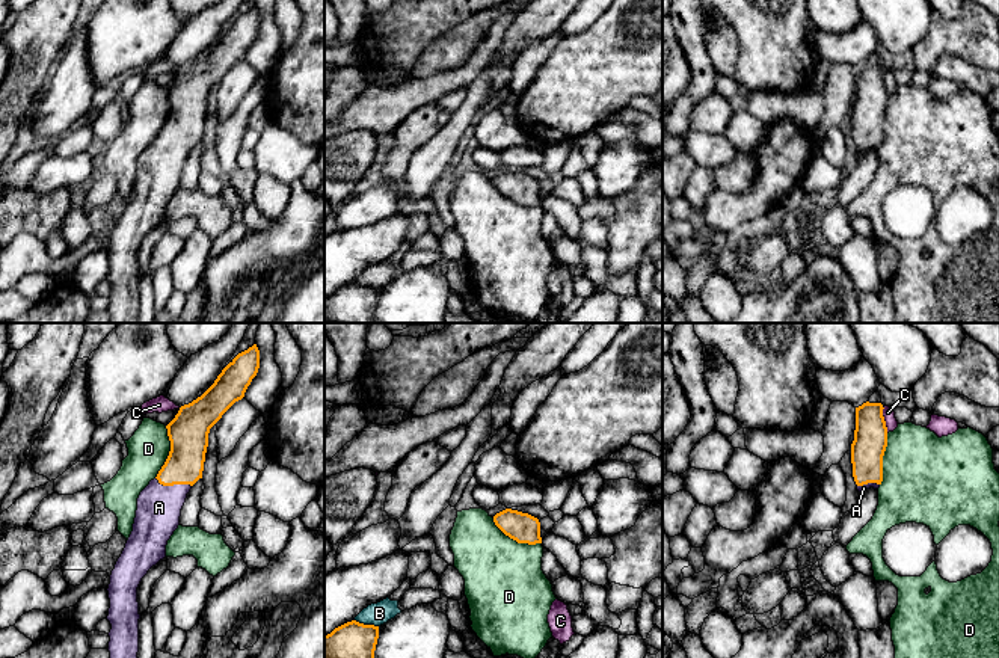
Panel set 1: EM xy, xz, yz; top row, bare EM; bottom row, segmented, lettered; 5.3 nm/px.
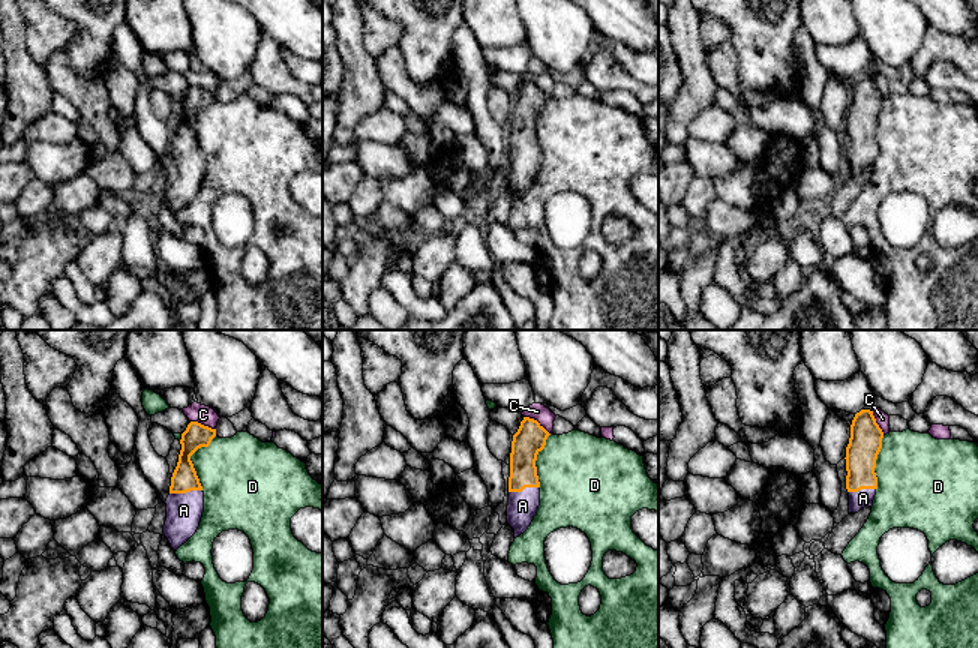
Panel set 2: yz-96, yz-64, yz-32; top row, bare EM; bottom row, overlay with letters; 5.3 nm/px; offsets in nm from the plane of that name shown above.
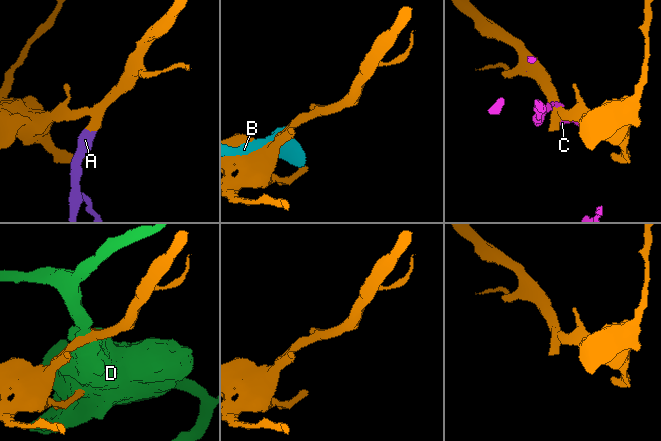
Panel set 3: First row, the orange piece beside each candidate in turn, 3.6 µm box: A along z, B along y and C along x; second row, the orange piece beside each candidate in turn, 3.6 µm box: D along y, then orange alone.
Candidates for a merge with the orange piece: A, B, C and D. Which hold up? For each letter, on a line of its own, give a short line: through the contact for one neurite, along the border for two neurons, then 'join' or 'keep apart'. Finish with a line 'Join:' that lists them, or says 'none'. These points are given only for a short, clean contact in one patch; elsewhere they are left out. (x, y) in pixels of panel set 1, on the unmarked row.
A: line xy (189, 103), (186, 124), (172, 147), (159, 169); join
B: keep apart
C: line yz (882, 68), (888, 94); keep apart
D: keep apart
Join: A

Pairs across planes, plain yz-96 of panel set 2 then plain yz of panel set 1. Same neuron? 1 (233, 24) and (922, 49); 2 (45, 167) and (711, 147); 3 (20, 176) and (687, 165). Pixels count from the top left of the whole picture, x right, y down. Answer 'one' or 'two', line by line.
1: two
2: one
3: one

